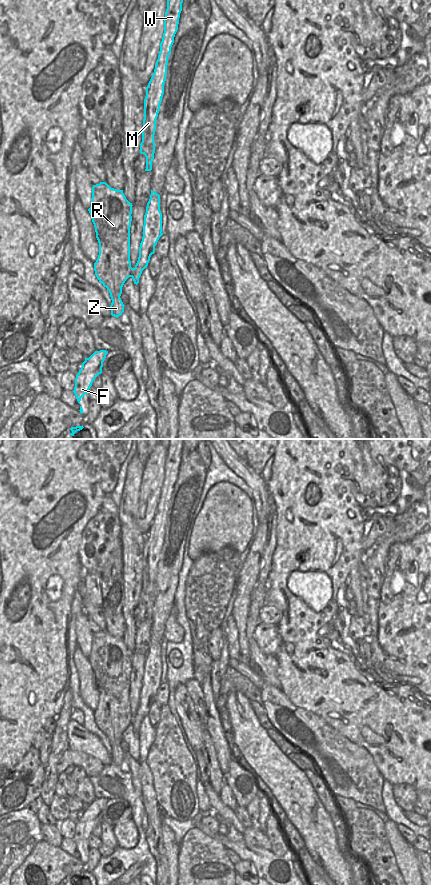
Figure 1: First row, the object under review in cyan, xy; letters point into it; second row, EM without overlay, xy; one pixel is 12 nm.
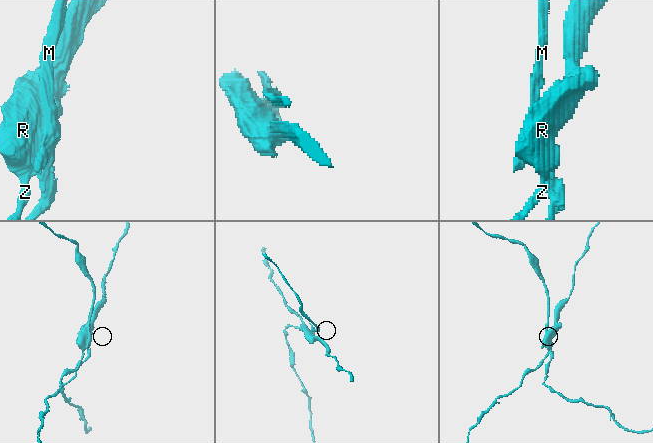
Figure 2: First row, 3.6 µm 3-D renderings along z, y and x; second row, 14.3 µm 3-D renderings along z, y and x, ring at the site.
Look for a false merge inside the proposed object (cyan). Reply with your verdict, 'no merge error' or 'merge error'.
merge error

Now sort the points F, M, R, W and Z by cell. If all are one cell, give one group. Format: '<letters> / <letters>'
F M W / R Z

